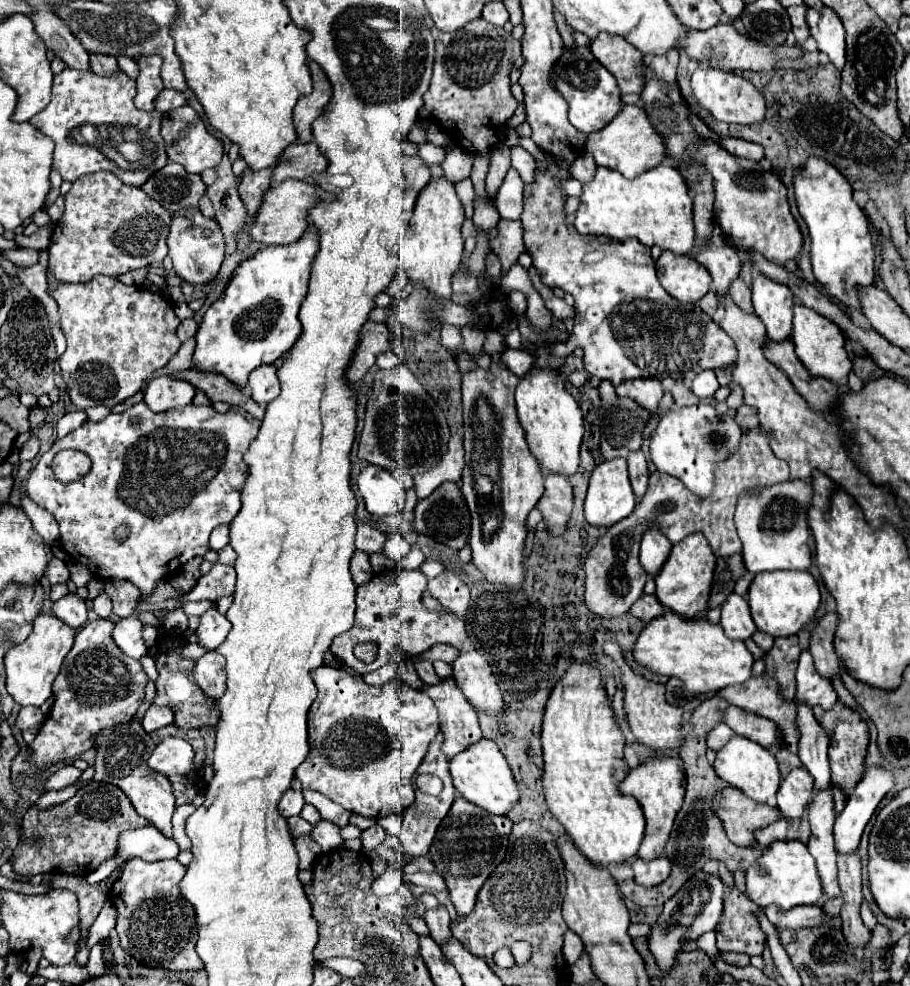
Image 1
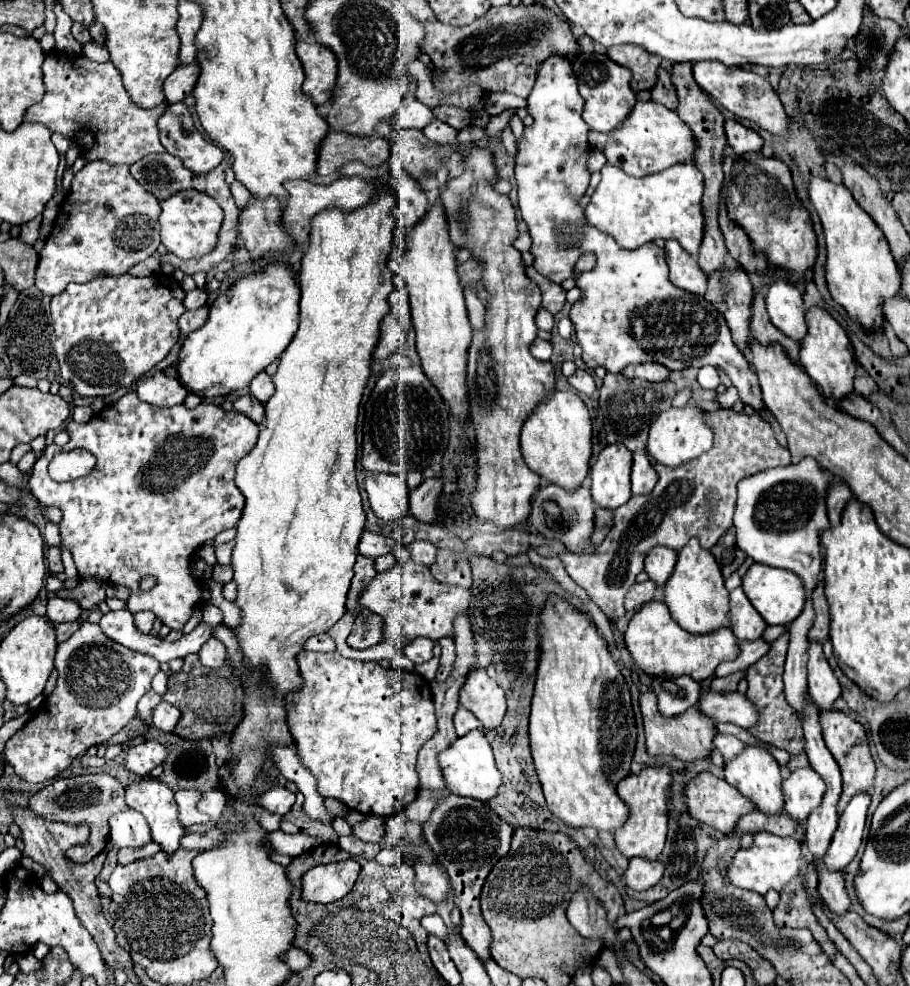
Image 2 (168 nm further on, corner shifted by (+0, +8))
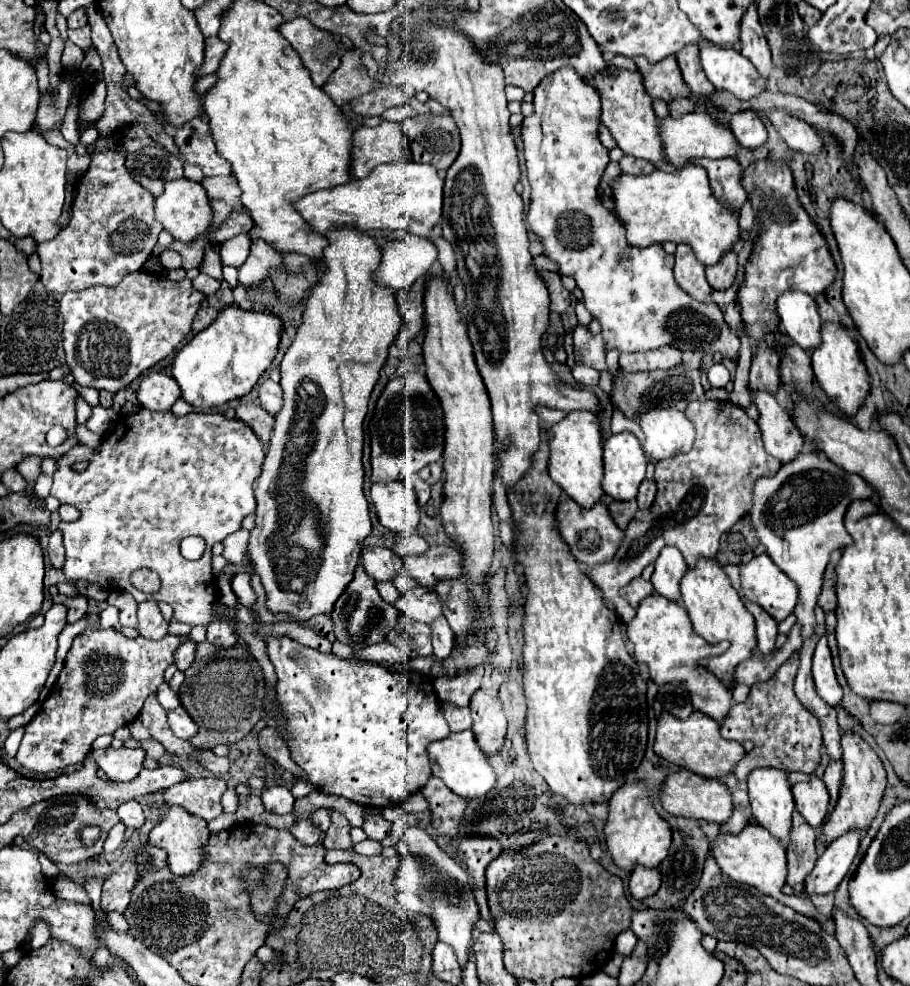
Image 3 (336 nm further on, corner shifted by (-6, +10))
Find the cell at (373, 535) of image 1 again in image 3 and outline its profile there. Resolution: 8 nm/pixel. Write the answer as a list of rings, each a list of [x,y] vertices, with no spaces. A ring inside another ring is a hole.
[[[370,548],[362,554],[362,566],[374,582],[384,582],[394,580],[402,568],[402,558],[394,556],[390,548]]]

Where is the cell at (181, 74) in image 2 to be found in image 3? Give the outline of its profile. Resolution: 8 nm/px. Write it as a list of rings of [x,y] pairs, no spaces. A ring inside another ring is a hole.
[[[210,36],[204,42],[206,42],[206,50],[204,50],[204,64],[200,68],[200,76],[216,72],[224,58],[224,52],[226,52],[226,44],[220,42],[218,36]]]

